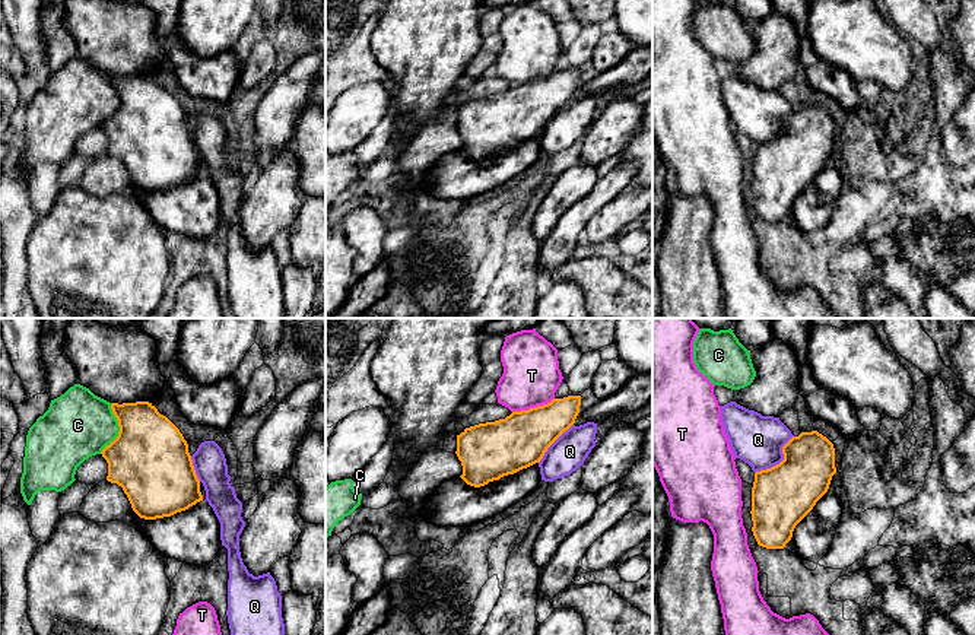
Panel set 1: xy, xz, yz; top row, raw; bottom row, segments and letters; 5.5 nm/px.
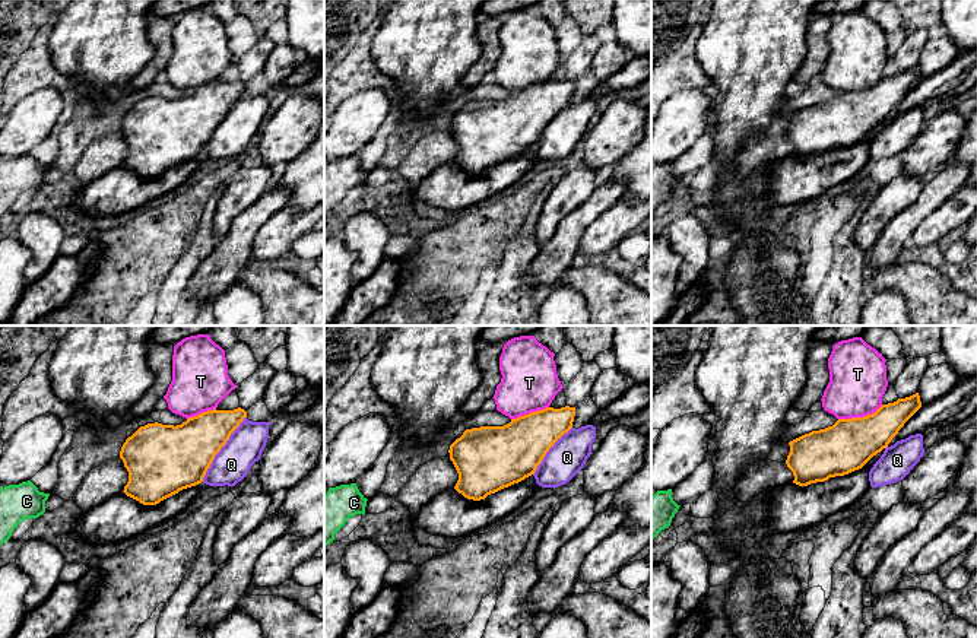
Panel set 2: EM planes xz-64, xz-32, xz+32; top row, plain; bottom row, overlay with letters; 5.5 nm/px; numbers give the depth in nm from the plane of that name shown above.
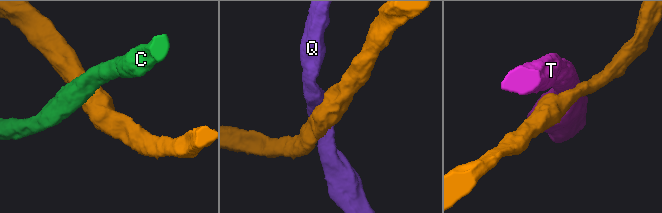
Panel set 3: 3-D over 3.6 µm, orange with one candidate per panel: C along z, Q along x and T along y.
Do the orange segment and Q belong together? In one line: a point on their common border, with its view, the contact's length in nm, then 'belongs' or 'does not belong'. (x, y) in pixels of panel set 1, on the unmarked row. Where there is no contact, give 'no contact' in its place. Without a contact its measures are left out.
yz (781, 135) | 300 nm | does not belong

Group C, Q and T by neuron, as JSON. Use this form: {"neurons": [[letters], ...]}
{"neurons": [["C"], ["Q", "T"]]}

